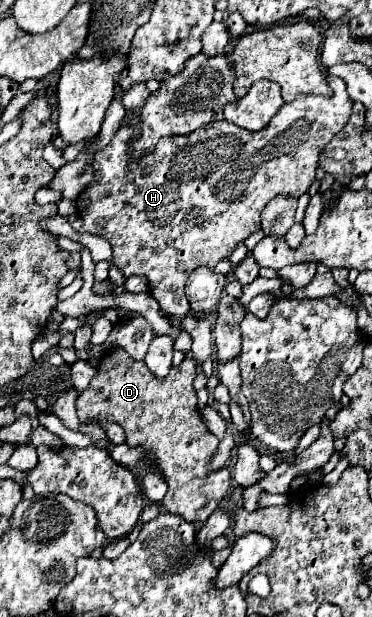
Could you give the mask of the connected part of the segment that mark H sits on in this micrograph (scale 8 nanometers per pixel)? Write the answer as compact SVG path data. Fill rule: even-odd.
M327 74L327 84L333 90L331 96L301 94L293 102L283 104L277 116L269 122L269 126L273 126L275 130L247 132L229 124L227 120L213 122L205 128L199 128L197 132L191 132L189 136L161 138L155 150L143 154L139 160L131 158L129 142L137 132L137 126L141 126L141 120L131 126L129 118L141 112L151 92L143 82L133 84L121 96L127 116L115 138L95 154L95 180L87 184L87 188L75 200L77 212L83 220L79 232L105 238L113 248L113 262L121 270L121 274L125 278L133 274L147 276L151 294L159 302L161 310L173 318L185 318L191 312L183 292L187 274L197 266L215 268L221 260L227 260L233 250L253 232L261 230L261 210L273 196L287 194L299 198L313 184L321 150L347 124L351 112L351 98L347 96L345 82L339 76Z

